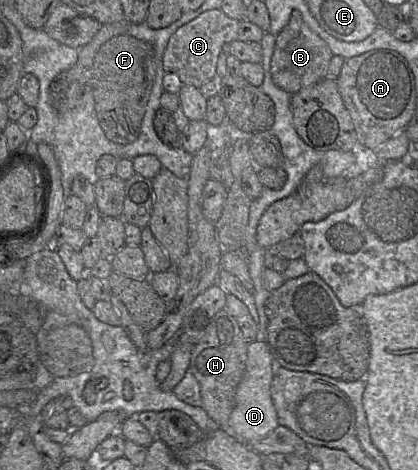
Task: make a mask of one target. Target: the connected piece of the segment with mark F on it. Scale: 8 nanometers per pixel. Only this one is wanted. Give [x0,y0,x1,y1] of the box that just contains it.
[90,34,156,144]

